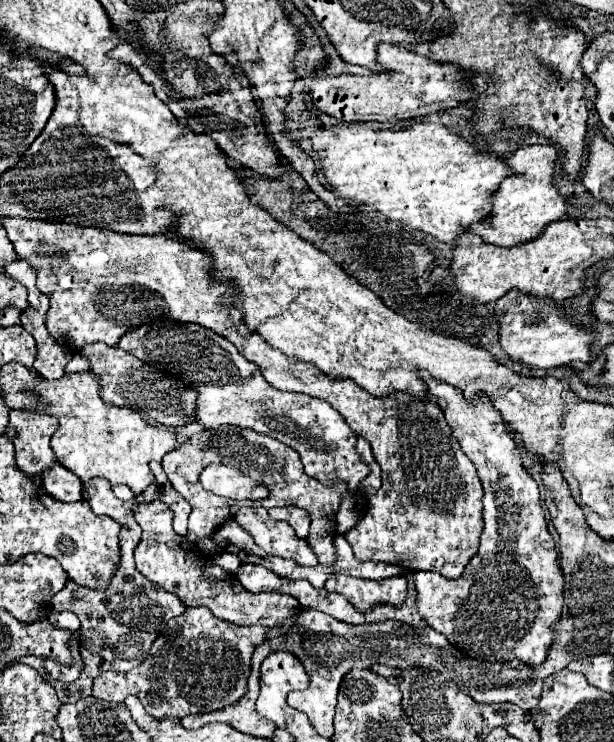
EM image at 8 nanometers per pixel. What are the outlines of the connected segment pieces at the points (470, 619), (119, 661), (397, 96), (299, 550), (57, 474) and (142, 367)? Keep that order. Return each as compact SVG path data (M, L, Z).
M420 372L430 388L430 394L442 408L448 424L464 454L474 462L478 476L484 486L484 532L480 536L480 548L476 556L466 564L458 580L446 580L434 572L414 572L412 580L416 584L416 604L420 616L428 626L442 632L452 646L456 646L466 656L486 660L486 662L508 662L512 658L522 660L530 668L544 664L548 648L556 640L554 626L560 622L562 600L564 600L564 576L558 566L558 552L554 548L554 538L546 530L544 510L540 502L540 492L534 478L524 470L522 456L514 444L504 420L490 400L480 394L474 404L466 404L462 392L450 384L432 380L426 372Z
M158 462L152 464L152 472L156 476L154 484L148 486L142 494L134 496L128 502L118 500L112 494L112 488L106 480L96 478L88 484L88 488L84 486L84 500L88 500L92 512L106 514L106 516L114 518L116 522L124 524L124 528L120 532L120 564L118 564L118 570L108 584L104 584L100 588L86 588L86 586L82 586L74 580L66 580L64 588L60 592L56 592L54 598L52 598L52 608L70 610L80 618L78 634L80 634L80 654L82 654L82 662L84 662L80 678L72 684L52 680L44 669L43 658L33 655L19 658L4 667L7 668L17 662L33 667L56 688L56 694L58 694L60 702L78 702L80 698L90 696L92 680L98 676L98 672L104 672L104 670L120 670L120 672L132 670L136 664L140 664L140 660L144 660L152 640L164 630L164 624L170 618L180 616L186 610L186 606L174 594L170 594L170 592L162 590L160 586L152 584L150 580L146 580L134 566L134 550L140 544L140 526L138 526L138 522L134 520L134 514L132 514L134 504L150 504L152 500L162 500L164 504L168 504L168 508L174 513L174 530L181 536L186 536L186 522L188 522L188 516L190 516L190 504L172 488L170 480L166 478L166 474L164 474L164 470Z
M378 44L376 62L386 68L386 72L372 72L370 76L360 74L338 74L338 76L314 76L310 88L312 106L328 116L342 122L388 122L388 120L408 120L426 114L440 112L444 108L458 106L474 96L466 88L466 78L454 64L438 64L414 52L408 52L400 44Z
M240 508L234 518L242 528L252 532L252 538L266 554L292 558L300 566L314 566L318 562L308 542L298 538L290 524L272 520L266 508Z
M62 464L46 468L42 474L42 484L50 496L62 502L78 502L82 498L82 482Z
M102 342L86 344L74 352L90 360L90 372L98 376L100 398L106 404L140 410L160 424L180 426L180 424L192 422L196 394L190 390L188 384L180 384L180 380L172 380L172 376L164 376L164 372L160 372L158 368L152 368L150 364L144 364L136 356L122 352L120 348L106 346Z

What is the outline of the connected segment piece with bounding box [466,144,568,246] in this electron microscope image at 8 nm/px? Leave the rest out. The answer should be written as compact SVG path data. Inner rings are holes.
M548 144L522 146L514 154L506 156L504 162L512 170L512 174L506 176L498 186L498 190L490 196L492 214L480 222L470 224L466 230L482 236L482 240L486 240L488 244L516 246L520 242L538 236L546 224L564 218L568 210L568 202L552 186L554 160L556 160L556 148Z

